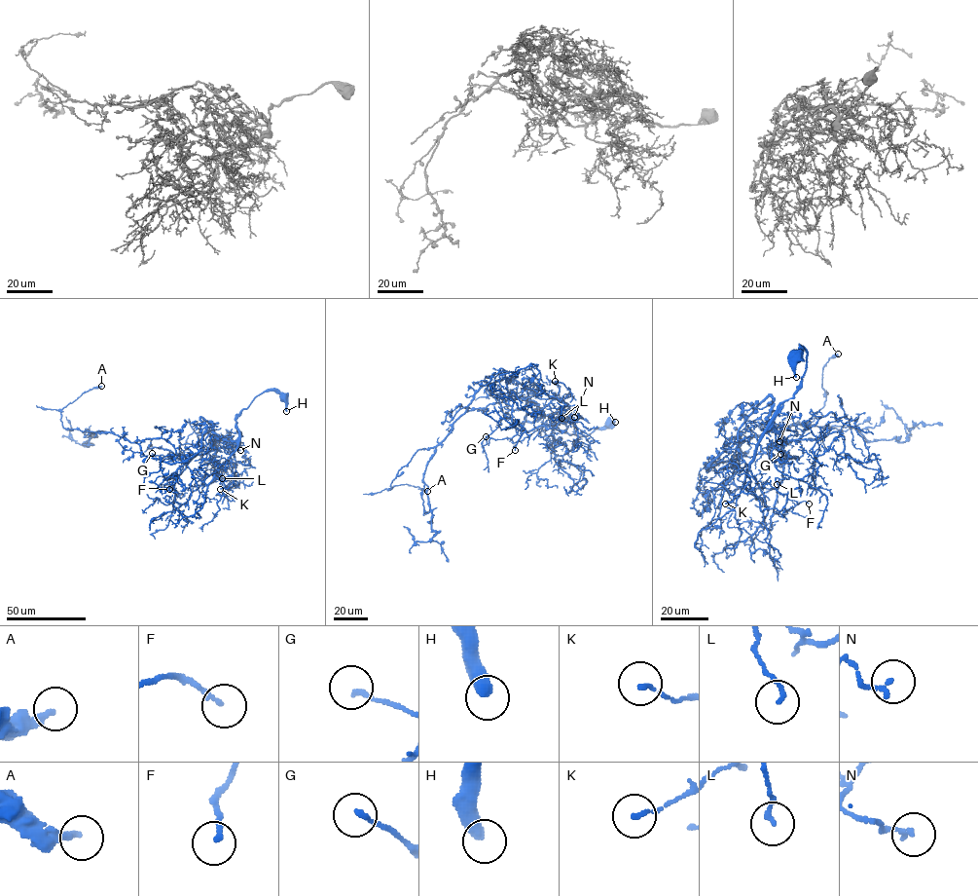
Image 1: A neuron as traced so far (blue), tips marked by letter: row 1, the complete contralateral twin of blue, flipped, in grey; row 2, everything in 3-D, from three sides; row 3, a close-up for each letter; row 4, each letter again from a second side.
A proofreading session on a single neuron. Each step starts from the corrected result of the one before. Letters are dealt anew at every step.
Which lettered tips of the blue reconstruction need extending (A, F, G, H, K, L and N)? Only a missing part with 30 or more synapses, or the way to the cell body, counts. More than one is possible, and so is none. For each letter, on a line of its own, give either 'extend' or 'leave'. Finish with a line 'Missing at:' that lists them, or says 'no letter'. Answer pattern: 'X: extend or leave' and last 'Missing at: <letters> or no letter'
A: leave
F: leave
G: leave
H: leave
K: leave
L: leave
N: leave
Missing at: no letter

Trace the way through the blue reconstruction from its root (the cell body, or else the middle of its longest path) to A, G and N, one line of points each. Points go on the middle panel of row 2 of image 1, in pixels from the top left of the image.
A: (609, 423), (568, 434), (566, 414), (527, 431), (513, 424), (513, 395), (473, 408), (389, 490), (427, 491)
G: (609, 423), (586, 435), (568, 434), (566, 414), (527, 431), (513, 420), (511, 438), (486, 436)
N: (609, 423), (586, 435), (568, 434), (564, 423), (569, 414), (562, 420), (574, 417)

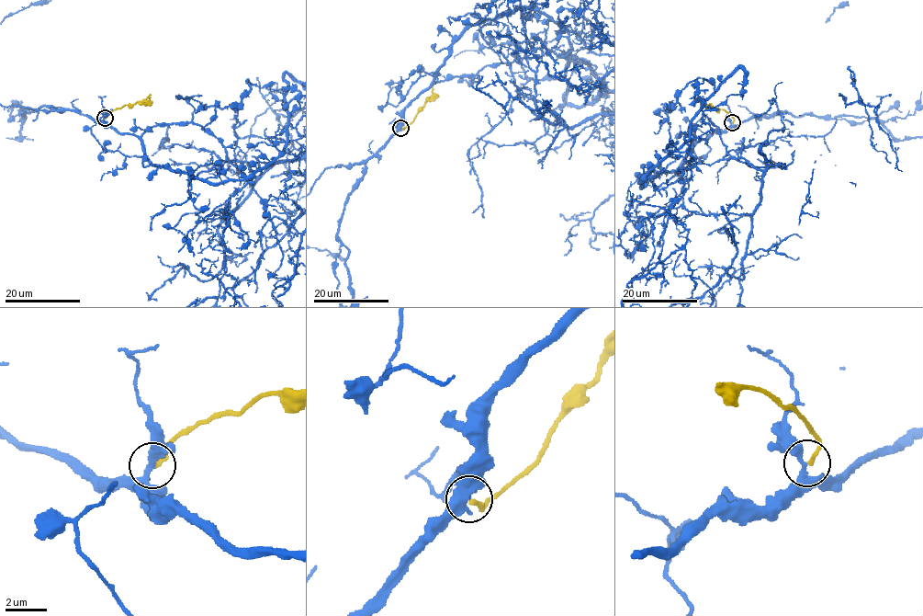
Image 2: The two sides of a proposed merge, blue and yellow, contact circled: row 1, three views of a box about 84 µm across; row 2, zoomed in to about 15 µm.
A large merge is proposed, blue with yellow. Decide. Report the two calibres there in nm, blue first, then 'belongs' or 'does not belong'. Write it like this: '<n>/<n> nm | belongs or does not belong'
320/200 nm | belongs

